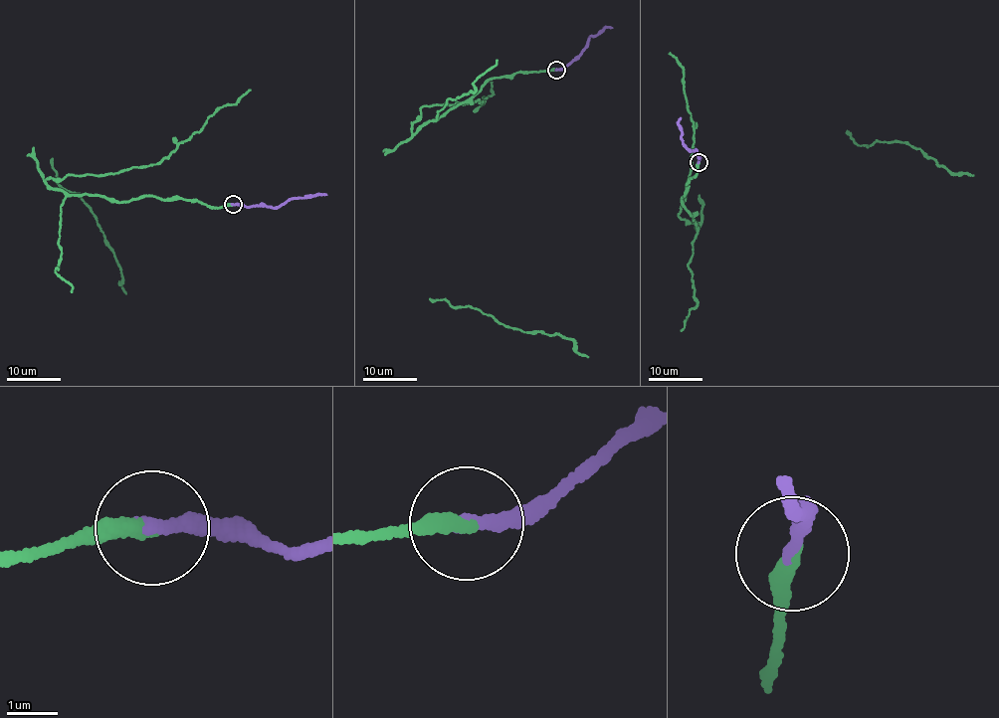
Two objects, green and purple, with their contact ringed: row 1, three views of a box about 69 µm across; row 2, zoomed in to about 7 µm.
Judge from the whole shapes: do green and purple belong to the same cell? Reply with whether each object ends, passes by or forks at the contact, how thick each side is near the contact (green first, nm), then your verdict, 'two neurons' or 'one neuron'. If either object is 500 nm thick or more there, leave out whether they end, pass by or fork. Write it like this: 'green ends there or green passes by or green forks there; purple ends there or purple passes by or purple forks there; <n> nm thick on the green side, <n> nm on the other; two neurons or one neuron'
green ends there; purple ends there; 320 nm thick on the green side, 280 nm on the other; one neuron

